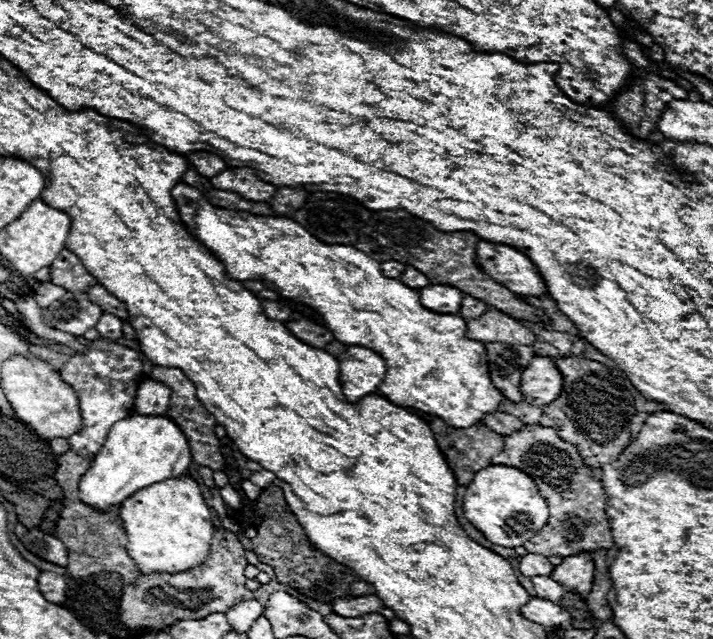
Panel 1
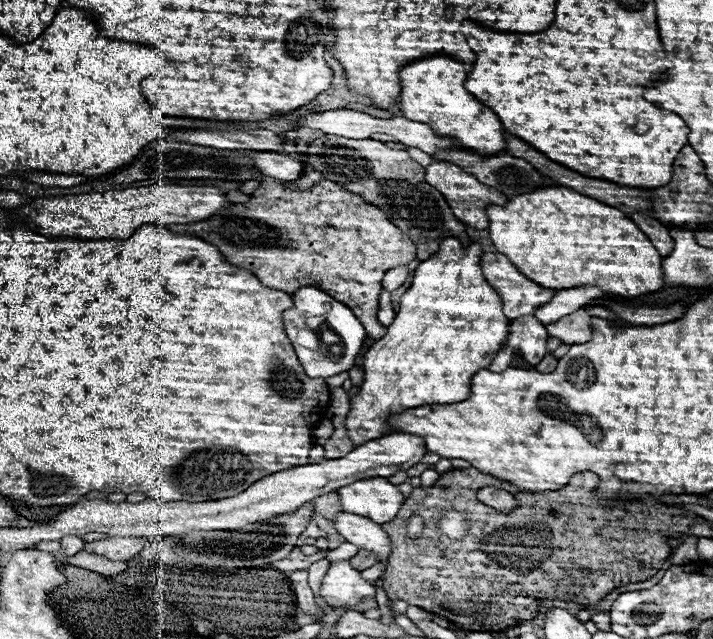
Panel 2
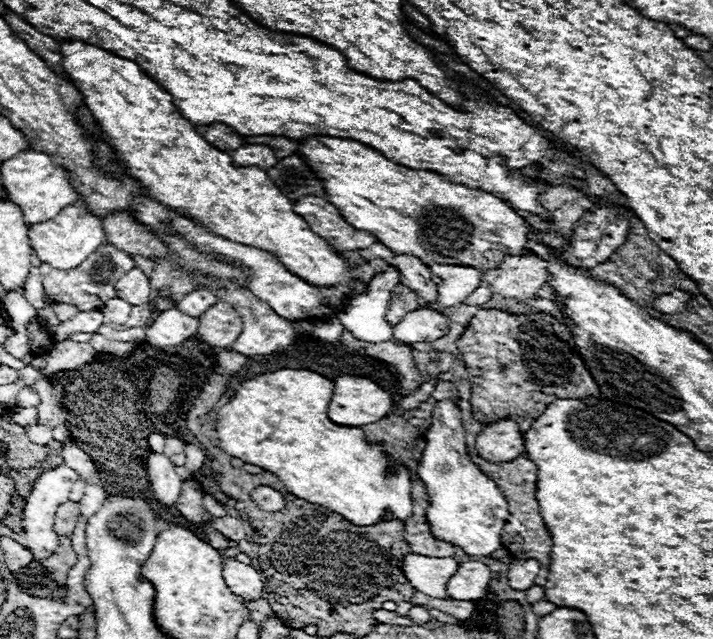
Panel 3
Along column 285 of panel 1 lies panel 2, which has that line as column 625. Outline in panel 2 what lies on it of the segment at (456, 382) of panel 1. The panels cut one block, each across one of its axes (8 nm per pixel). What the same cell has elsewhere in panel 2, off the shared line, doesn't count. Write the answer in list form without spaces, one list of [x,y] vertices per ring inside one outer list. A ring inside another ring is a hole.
[[[540,186],[528,194],[512,196],[504,206],[486,208],[490,238],[500,254],[506,254],[524,276],[544,284],[546,288],[600,286],[604,292],[618,296],[640,296],[656,292],[662,282],[662,256],[638,226],[620,210],[606,206],[594,198],[582,196],[566,186]]]

